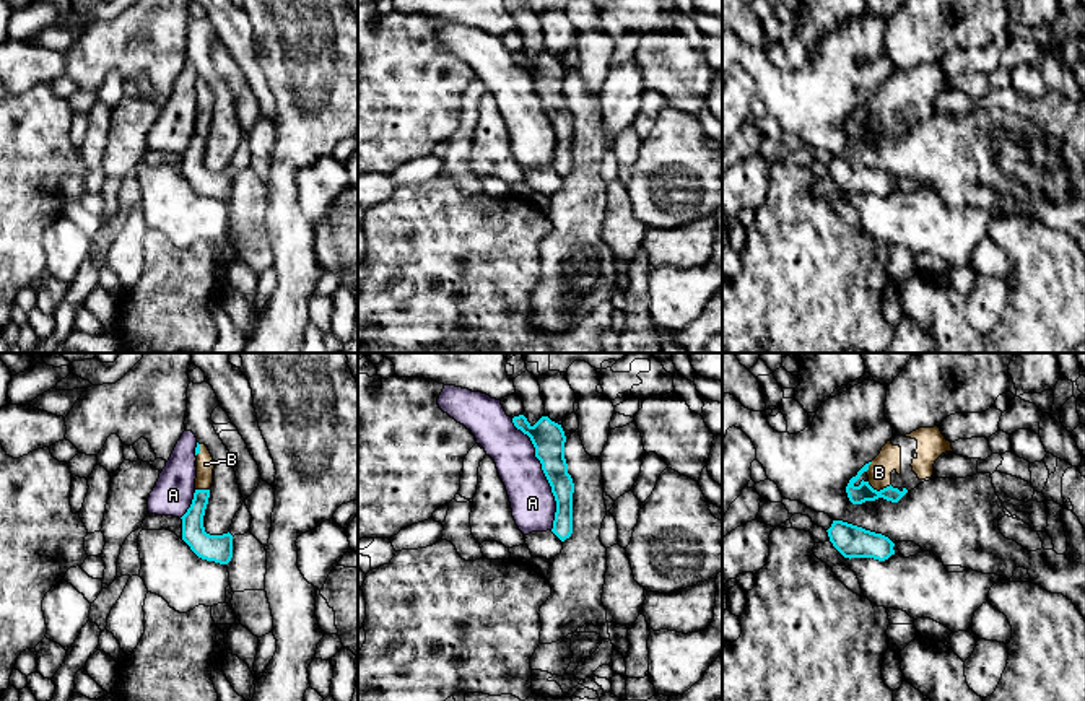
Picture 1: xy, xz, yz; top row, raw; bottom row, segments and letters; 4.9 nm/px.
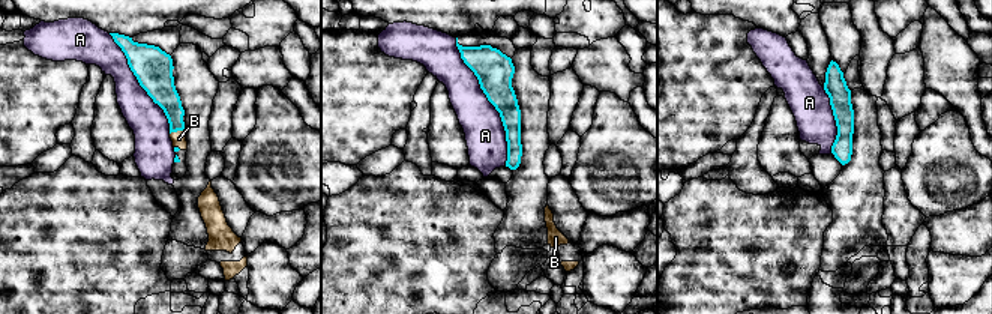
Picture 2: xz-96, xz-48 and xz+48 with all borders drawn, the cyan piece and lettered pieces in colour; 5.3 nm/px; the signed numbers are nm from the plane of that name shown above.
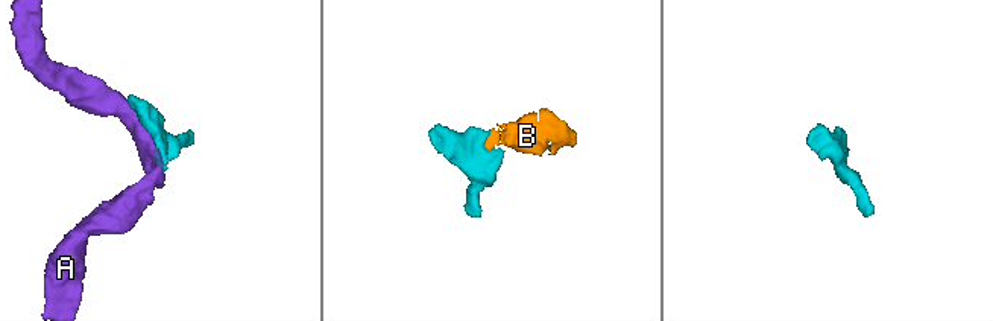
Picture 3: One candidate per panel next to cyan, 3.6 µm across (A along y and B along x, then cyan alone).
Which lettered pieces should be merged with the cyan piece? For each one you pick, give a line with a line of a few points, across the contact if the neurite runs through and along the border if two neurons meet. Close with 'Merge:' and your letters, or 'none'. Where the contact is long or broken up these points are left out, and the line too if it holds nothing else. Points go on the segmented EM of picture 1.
B: Line: yz (858, 495), (880, 490), (879, 472)
Merge: B

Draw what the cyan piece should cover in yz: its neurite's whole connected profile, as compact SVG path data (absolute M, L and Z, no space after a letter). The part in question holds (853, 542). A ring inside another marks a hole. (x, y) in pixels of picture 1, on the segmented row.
M833 520L826 532L833 546L844 558L874 558L885 561L895 555L895 543L882 533L843 520Z

